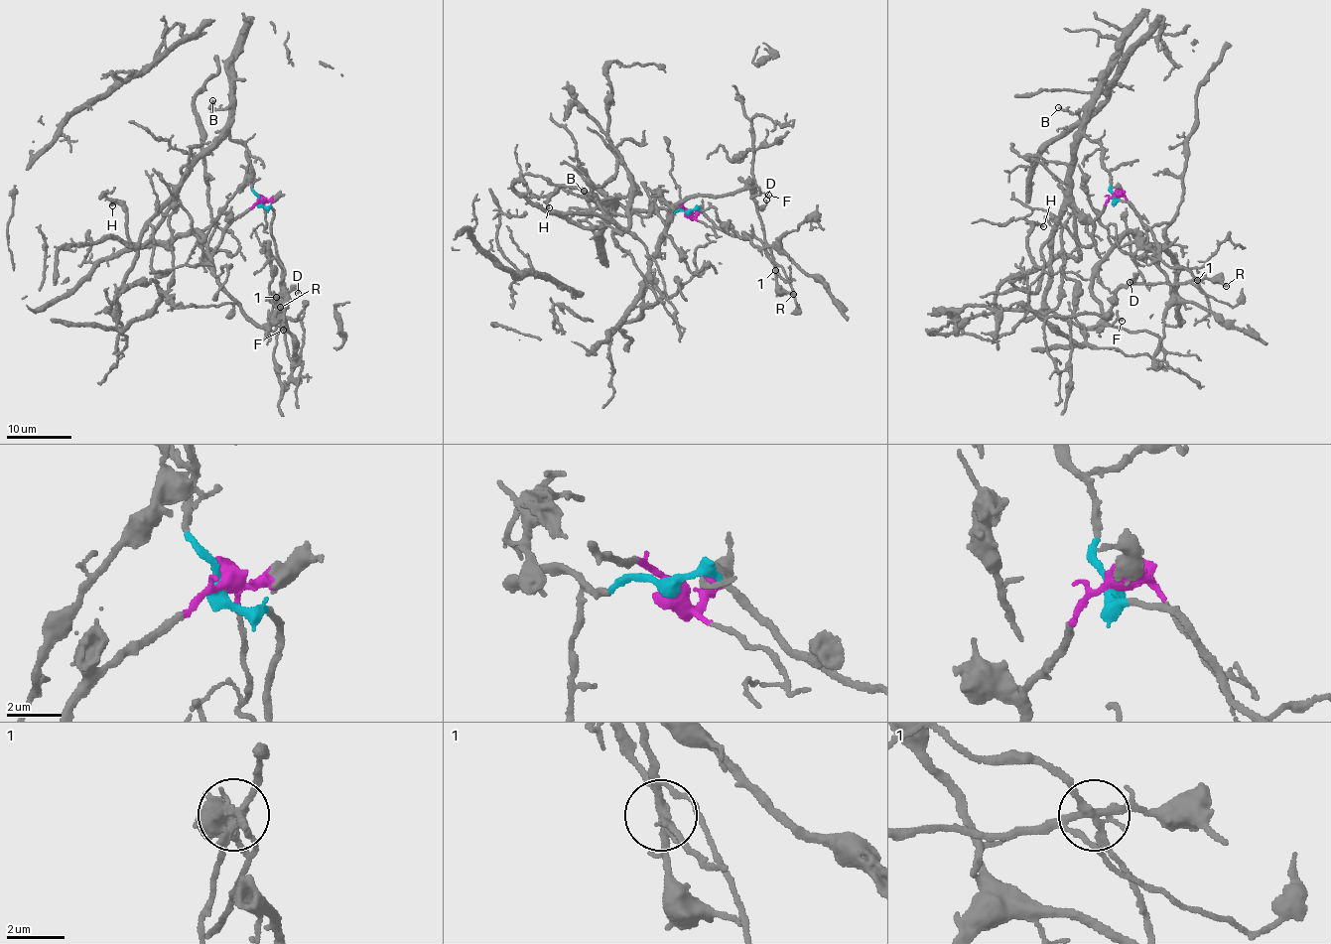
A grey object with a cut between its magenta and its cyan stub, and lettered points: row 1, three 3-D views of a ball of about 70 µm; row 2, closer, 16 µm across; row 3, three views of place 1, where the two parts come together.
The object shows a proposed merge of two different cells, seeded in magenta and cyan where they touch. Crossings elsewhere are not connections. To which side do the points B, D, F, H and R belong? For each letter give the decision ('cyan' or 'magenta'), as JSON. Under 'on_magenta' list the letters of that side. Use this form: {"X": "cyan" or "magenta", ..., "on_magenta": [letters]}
{"B": "cyan", "D": "magenta", "F": "magenta", "H": "cyan", "R": "magenta", "on_magenta": ["D", "F", "R"]}

